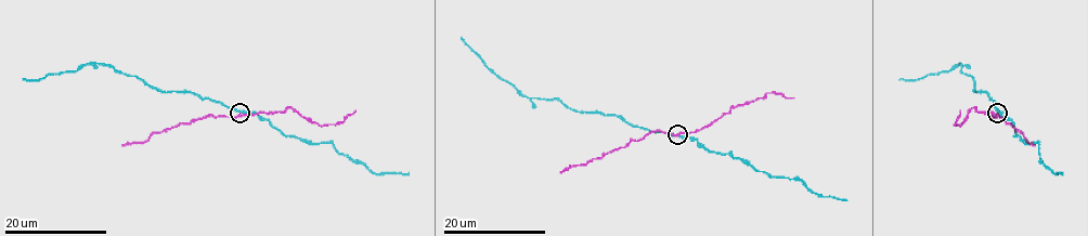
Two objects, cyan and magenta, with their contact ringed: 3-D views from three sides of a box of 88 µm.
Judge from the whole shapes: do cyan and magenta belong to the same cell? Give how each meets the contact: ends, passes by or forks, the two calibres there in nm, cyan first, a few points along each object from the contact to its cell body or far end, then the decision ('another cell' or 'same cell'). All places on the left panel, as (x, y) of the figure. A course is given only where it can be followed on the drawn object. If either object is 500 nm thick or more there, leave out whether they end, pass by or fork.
cyan passes by | magenta passes by | 240/220 nm | cyan via (240, 113), (191, 92), (158, 91), (134, 76), (107, 66), (89, 63), (76, 70), (23, 79) | magenta via (240, 113), (284, 112), (290, 107), (312, 121), (327, 126), (341, 122), (355, 110) | another cell

